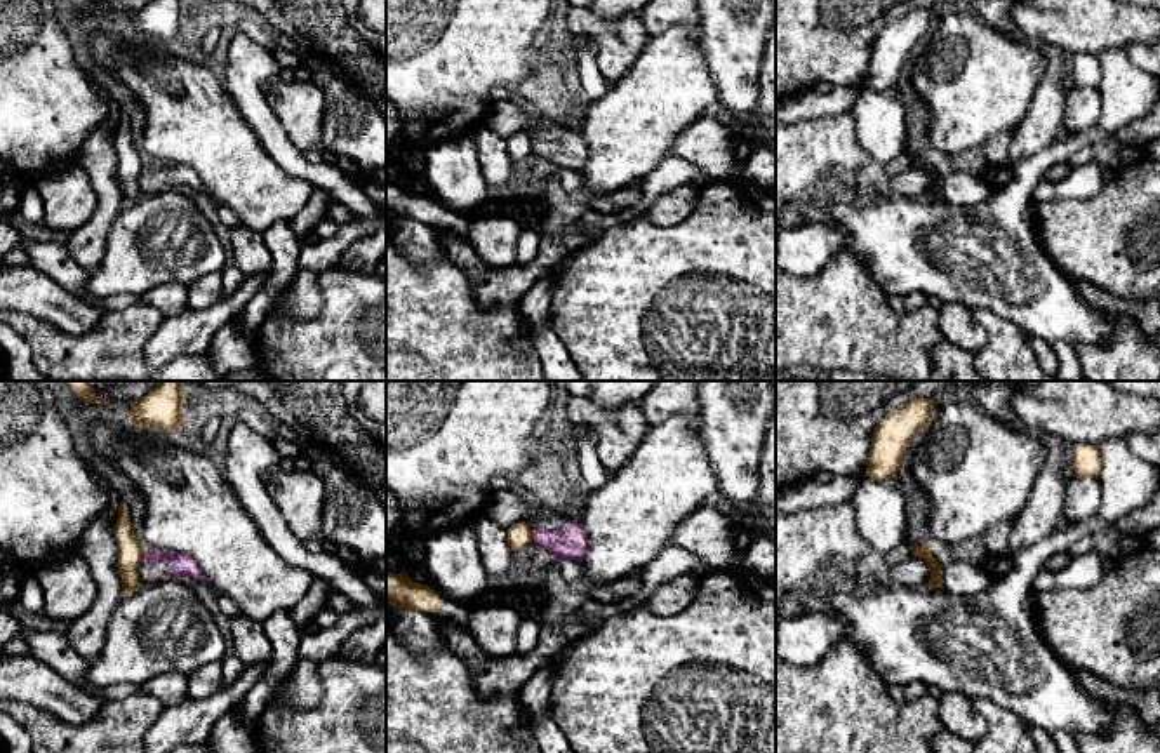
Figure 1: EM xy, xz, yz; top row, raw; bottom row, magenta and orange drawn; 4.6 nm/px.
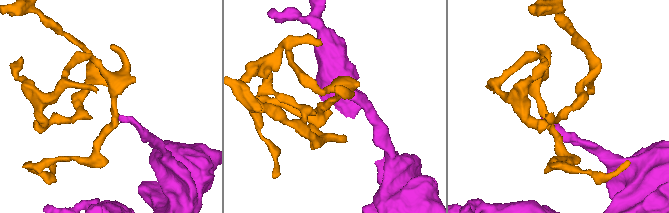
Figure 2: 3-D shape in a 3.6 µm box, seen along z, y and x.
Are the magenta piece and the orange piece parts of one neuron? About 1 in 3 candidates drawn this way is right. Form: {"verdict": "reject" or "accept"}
{"verdict": "reject"}

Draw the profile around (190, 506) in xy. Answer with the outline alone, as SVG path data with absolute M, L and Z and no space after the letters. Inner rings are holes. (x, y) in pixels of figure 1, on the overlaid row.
M104 419L94 426L94 450L111 461L143 494L146 515L141 541L160 553L183 553L195 558L209 584L230 596L238 610L256 623L264 623L278 609L296 607L310 591L315 577L297 567L289 565L273 551L259 532L256 522L247 513L233 492L221 461L195 443L163 443L148 436L136 436L136 426L129 423L127 431L120 431Z

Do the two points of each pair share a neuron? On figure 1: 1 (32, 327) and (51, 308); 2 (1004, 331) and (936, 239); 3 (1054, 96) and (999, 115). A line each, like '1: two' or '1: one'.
1: two
2: two
3: two

